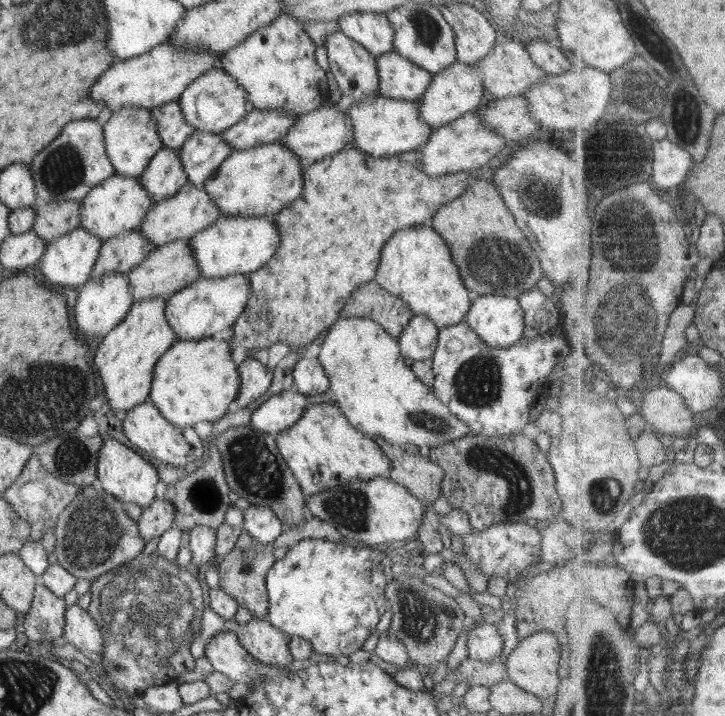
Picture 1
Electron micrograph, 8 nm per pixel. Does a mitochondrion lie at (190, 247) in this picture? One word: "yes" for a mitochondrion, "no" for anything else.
no

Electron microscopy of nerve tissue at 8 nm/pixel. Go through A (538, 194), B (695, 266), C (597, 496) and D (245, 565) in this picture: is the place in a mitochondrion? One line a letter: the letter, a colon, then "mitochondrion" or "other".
A: mitochondrion
B: other
C: mitochondrion
D: mitochondrion

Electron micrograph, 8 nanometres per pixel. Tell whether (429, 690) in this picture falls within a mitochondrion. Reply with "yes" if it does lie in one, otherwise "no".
no

